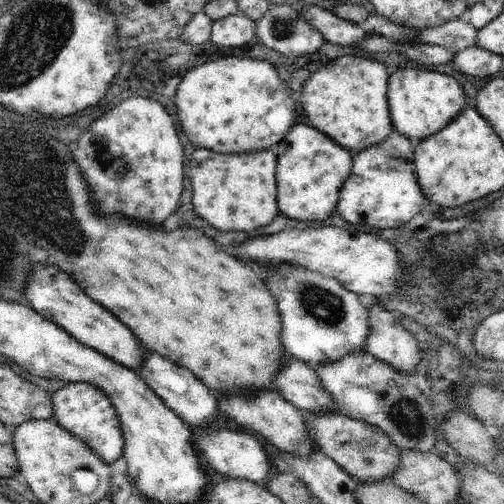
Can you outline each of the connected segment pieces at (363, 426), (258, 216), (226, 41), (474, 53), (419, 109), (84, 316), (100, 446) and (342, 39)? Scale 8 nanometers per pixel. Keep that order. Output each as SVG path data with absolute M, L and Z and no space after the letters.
M336 412L304 413L306 428L310 432L316 448L329 456L346 474L355 478L359 484L374 484L384 478L393 478L394 470L398 468L400 449L378 426L368 422L351 419Z
M196 150L190 160L188 175L192 182L192 204L200 218L216 230L249 232L272 223L279 213L276 185L278 154L244 152L216 154L210 150Z
M234 14L214 21L210 41L226 48L244 48L255 44L256 21L244 14Z
M470 46L454 57L454 70L478 78L490 78L502 69L503 57L480 46Z
M399 68L388 80L387 98L393 128L413 142L440 132L467 106L462 84L448 74L424 69Z
M40 266L36 270L34 278L30 276L32 284L26 290L26 302L34 312L42 314L49 320L52 320L59 328L66 330L75 340L78 340L83 346L94 348L100 354L104 354L110 360L140 372L142 368L142 360L148 354L146 348L142 346L142 342L138 342L138 338L134 338L134 334L130 332L130 328L122 322L118 322L118 318L114 318L114 314L110 314L110 310L102 308L100 302L94 302L70 276L62 274L62 270L58 270L56 266Z
M90 382L69 383L51 395L54 413L52 419L70 434L78 436L90 450L94 450L100 458L112 464L123 454L124 438L120 428L120 420L110 398L102 390Z
M320 6L302 7L300 16L304 22L308 22L308 26L316 28L324 36L325 42L354 45L364 42L370 36L362 25L345 22Z

